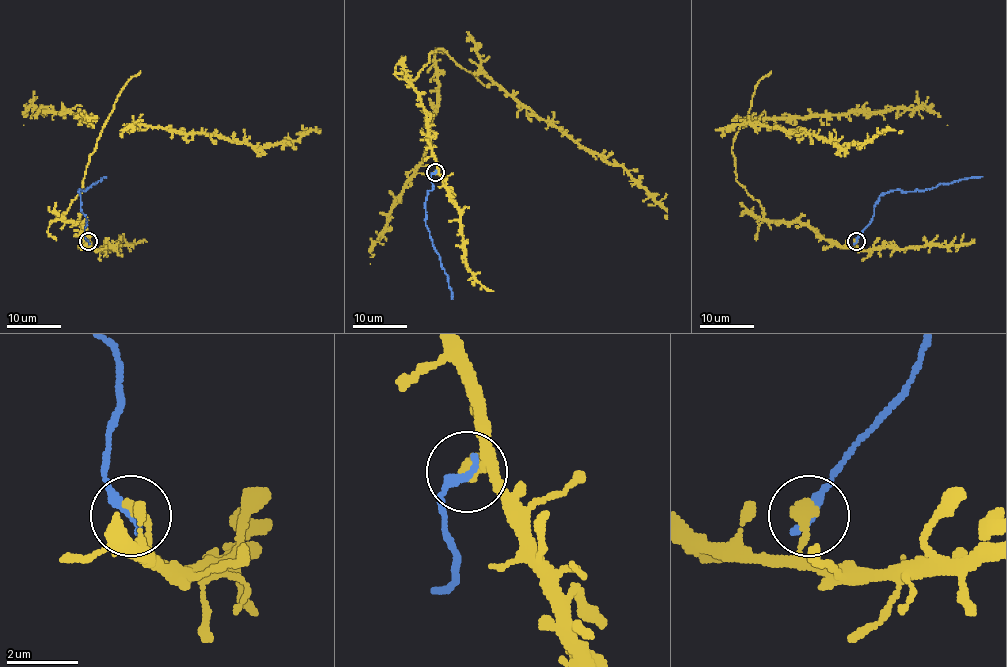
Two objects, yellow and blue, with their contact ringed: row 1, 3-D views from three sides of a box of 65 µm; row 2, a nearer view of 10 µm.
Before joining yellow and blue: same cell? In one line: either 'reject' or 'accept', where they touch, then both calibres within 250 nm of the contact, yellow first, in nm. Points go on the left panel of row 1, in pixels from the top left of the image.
reject; place (88, 241); calibres 360 and 280 nm

